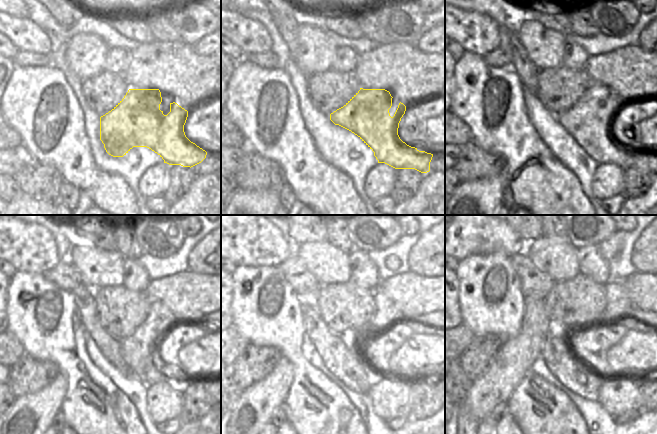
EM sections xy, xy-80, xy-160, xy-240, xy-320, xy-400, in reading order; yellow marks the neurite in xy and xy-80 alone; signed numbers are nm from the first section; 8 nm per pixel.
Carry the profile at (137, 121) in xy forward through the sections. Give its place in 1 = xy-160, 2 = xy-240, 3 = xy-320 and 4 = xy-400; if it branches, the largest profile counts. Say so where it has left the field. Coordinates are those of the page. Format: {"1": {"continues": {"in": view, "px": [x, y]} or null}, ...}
{"1": {"continues": {"in": "xy-160", "px": [589, 120]}}, "2": {"continues": {"in": "xy-240", "px": [139, 350]}}, "3": {"continues": {"in": "xy-320", "px": [385, 314]}}, "4": {"continues": {"in": "xy-400", "px": [618, 304]}}}

